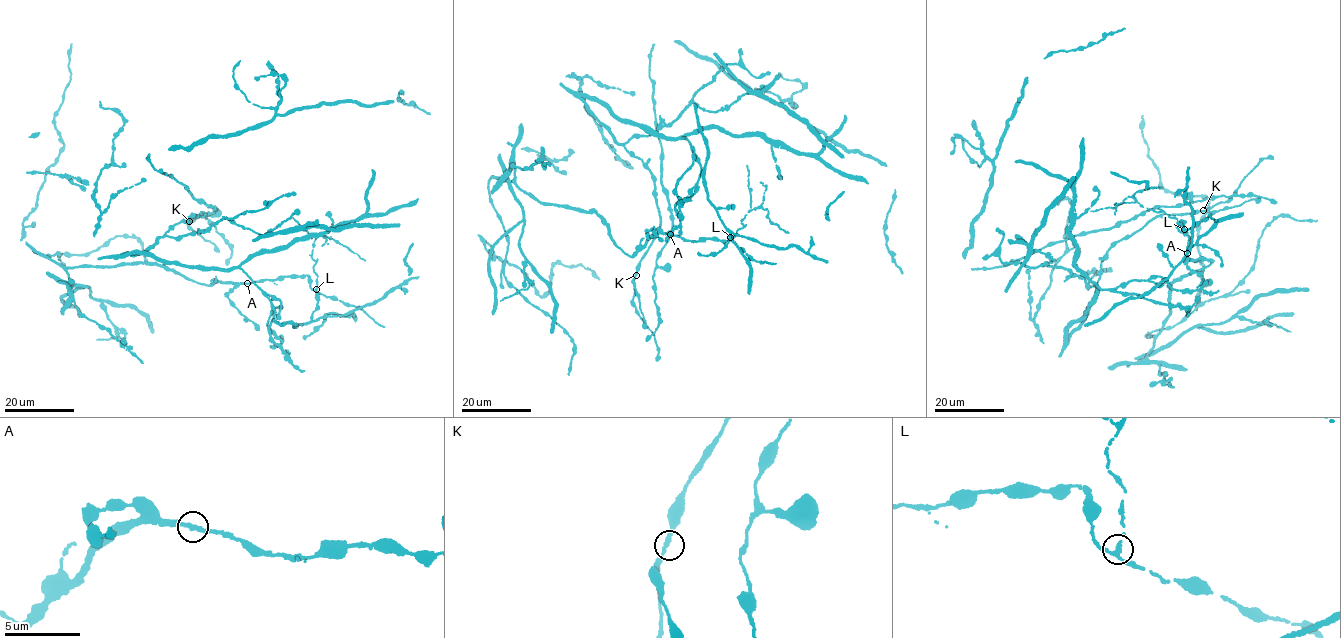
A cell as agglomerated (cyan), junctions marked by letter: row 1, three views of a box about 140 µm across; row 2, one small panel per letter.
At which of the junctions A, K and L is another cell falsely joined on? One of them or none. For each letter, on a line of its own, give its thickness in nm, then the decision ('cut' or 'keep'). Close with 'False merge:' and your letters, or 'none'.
A: 280 nm | keep
K: 260 nm | keep
L: 280 nm | cut
False merge: L

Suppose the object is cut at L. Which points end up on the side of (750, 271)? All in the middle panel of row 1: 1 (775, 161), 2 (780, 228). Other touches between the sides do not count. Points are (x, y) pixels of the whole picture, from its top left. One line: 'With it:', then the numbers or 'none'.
With it: 1

